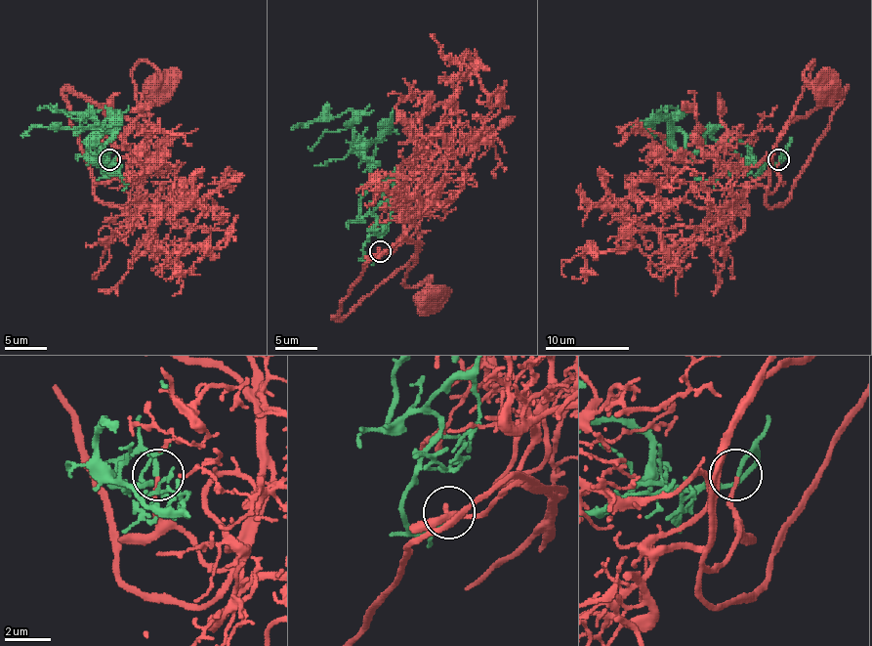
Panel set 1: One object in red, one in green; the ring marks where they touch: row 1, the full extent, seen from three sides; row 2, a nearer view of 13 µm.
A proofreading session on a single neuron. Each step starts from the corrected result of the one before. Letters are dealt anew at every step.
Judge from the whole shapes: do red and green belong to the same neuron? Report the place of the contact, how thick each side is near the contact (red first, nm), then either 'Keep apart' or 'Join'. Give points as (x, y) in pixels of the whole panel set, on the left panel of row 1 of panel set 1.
Place: (109, 159). Thickness 160 nm (red) against 170 nm. Join

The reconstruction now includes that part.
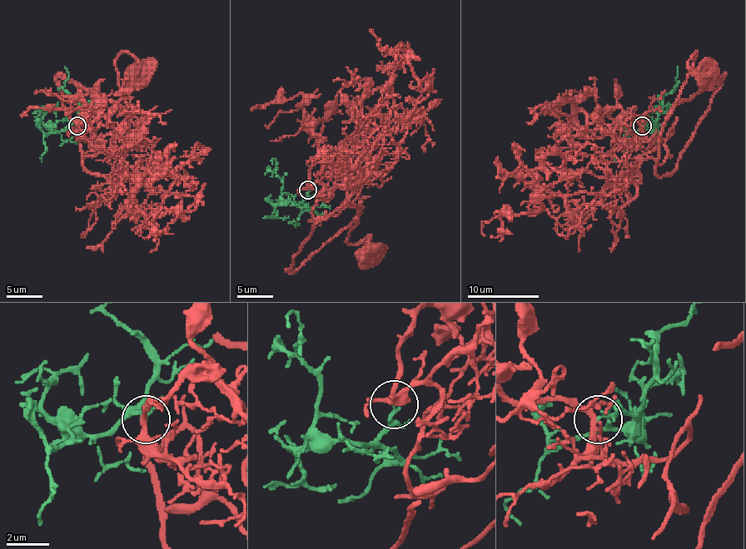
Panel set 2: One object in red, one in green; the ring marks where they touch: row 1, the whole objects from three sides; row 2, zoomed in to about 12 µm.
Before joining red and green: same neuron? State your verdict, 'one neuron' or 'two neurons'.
one neuron

